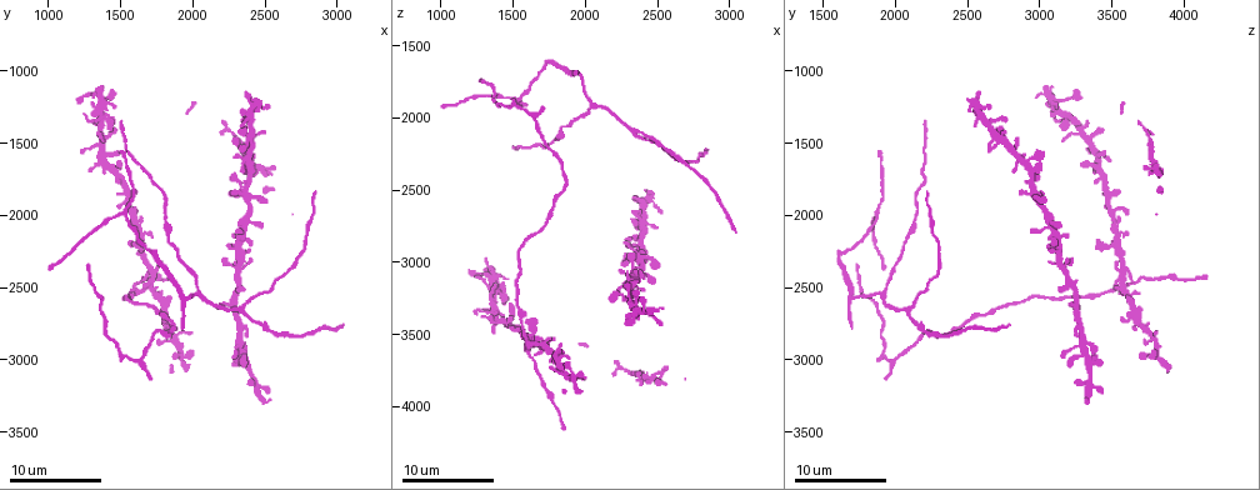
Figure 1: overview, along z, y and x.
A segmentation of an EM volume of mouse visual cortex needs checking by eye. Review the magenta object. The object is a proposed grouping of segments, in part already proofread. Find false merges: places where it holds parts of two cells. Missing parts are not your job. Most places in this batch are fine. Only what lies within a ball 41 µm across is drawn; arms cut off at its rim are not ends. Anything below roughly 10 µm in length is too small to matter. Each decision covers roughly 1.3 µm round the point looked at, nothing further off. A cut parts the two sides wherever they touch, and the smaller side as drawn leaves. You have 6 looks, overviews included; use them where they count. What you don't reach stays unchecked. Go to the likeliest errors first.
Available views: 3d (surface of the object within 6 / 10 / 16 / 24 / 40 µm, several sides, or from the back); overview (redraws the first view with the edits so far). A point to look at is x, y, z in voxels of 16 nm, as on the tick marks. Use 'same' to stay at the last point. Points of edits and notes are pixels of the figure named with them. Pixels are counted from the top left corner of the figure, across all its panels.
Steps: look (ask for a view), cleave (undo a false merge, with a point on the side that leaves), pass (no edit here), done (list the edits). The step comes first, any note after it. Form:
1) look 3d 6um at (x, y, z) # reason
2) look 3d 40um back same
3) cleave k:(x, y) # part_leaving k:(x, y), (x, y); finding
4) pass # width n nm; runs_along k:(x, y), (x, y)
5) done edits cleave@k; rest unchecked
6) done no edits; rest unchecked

look 3d 6um at (2040, 2560, 1900) # branch point

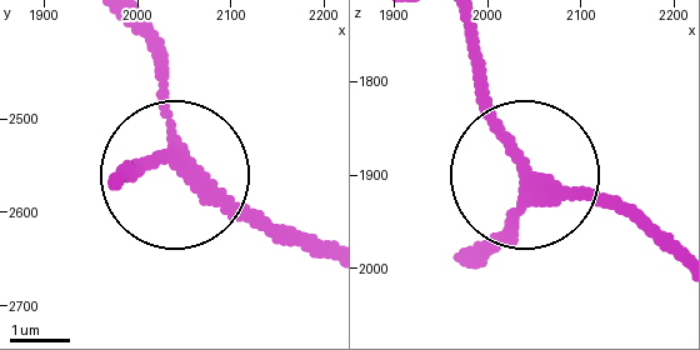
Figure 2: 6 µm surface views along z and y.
look 3d 6um back at (2050, 2545, 1920) # other side

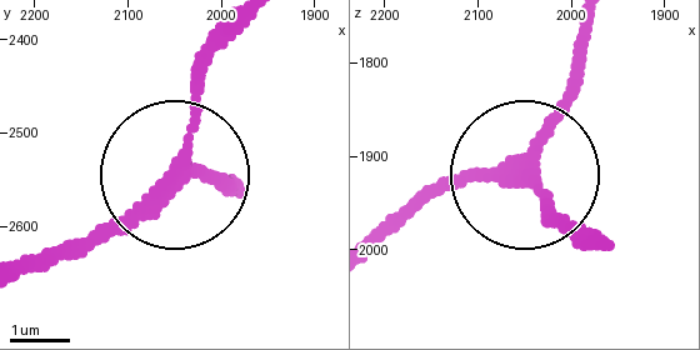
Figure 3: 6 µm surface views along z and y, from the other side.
pass # runs_along 3:(589, 33), (569, 108), (524, 178), (564, 211); all the same cell

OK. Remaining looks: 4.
look 3d 10um at (1380, 1520, 3380) # calibre changes

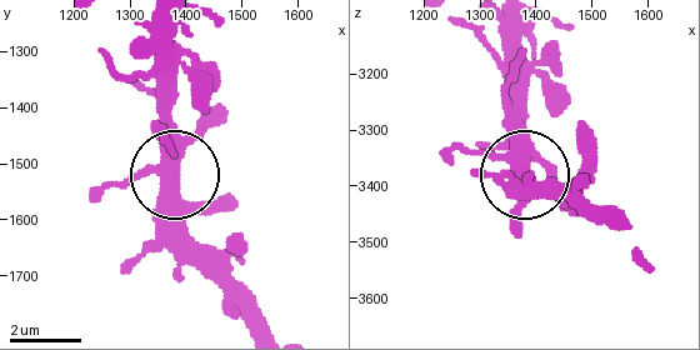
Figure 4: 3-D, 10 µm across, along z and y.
pass # width 380 nm; one cell here

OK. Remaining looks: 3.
look 3d 10um at (2360, 2660, 2080) # branch point

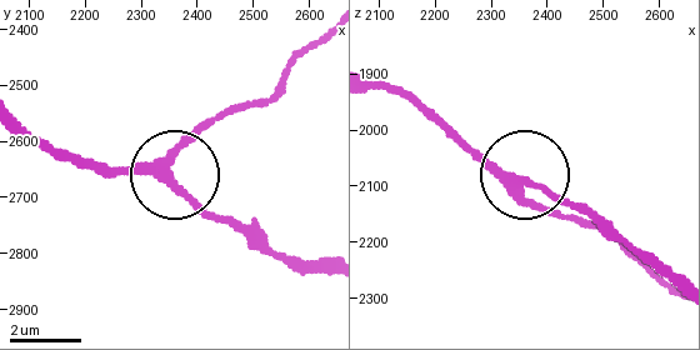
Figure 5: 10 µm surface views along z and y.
pass # width 270 nm; runs_along 5:(23, 128), (85, 161), (171, 173), (253, 248); all the same cell

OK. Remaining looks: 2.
done no edits; rest unchecked

